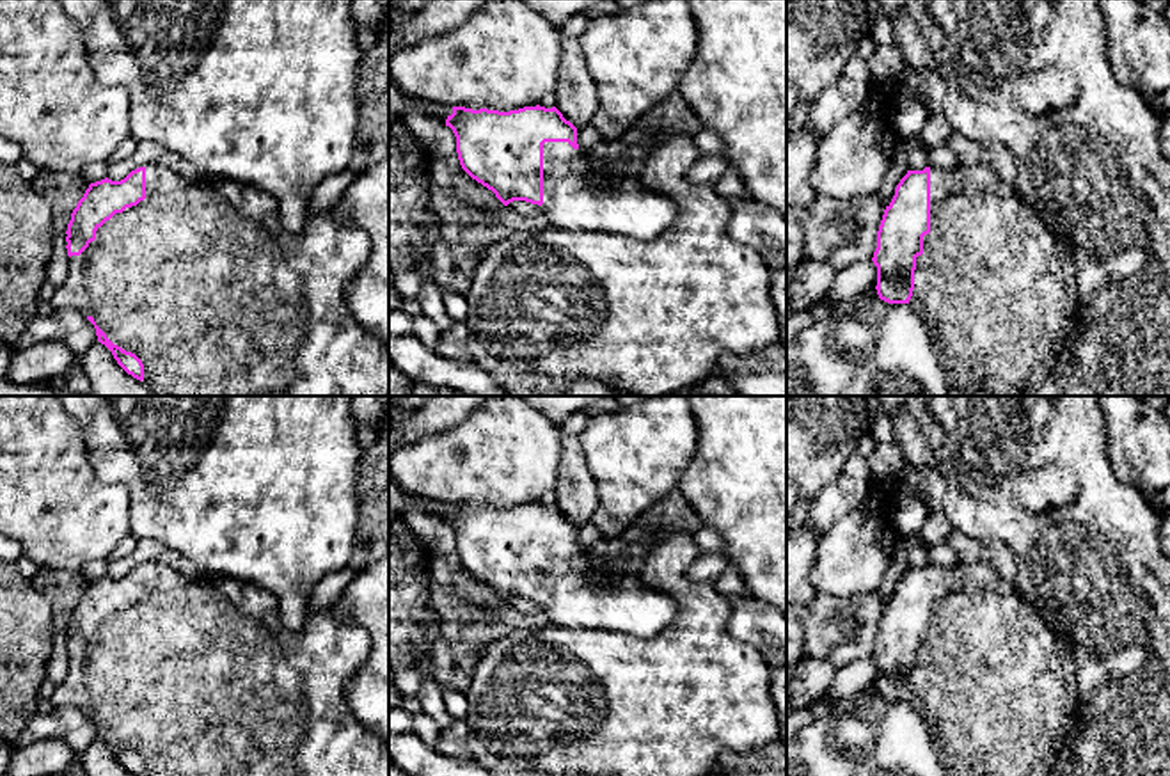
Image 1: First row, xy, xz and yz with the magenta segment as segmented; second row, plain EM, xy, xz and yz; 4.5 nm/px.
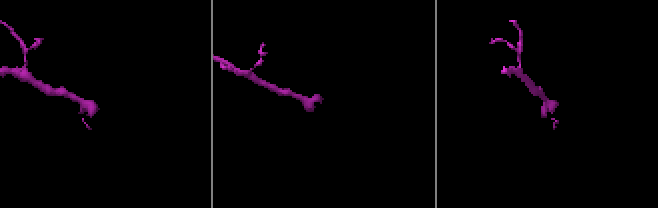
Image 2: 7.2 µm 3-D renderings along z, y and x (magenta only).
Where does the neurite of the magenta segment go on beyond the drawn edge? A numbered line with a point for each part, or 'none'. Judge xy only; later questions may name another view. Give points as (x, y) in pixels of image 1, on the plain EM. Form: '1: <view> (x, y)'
1: xy (199, 677)

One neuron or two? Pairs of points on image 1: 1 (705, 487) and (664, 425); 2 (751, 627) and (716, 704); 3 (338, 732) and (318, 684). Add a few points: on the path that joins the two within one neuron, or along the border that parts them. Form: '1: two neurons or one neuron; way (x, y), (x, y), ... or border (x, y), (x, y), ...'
1: two neurons; border (696, 419), (696, 451), (675, 487)
2: two neurons; border (728, 602), (730, 633), (750, 643), (767, 665)
3: one neuron; way (325, 720), (318, 712), (318, 696)

